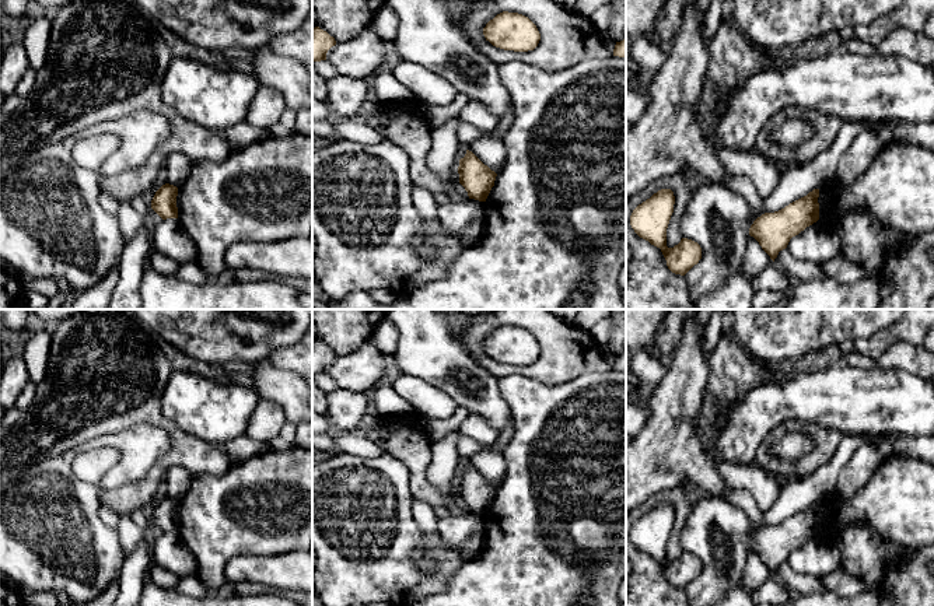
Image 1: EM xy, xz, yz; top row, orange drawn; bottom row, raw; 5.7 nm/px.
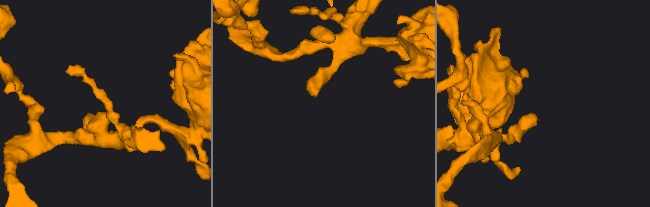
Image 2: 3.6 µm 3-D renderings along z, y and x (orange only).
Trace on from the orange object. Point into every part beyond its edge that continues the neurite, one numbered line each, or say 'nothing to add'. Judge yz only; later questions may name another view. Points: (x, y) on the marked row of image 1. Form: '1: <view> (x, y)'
nothing to add

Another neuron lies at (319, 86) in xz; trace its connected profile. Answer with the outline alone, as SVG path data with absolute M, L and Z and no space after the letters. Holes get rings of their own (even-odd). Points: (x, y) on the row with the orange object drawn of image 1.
M312 63L312 99L325 102L328 101L328 80L318 74Z

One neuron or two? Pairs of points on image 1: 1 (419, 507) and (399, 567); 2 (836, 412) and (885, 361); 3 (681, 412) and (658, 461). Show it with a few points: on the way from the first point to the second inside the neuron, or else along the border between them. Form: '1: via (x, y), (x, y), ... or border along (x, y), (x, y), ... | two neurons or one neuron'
1: border along (413, 500), (415, 522), (424, 532), (436, 532) | two neurons
2: border along (878, 364), (913, 374) | two neurons
3: via (671, 424), (668, 448) | one neuron

